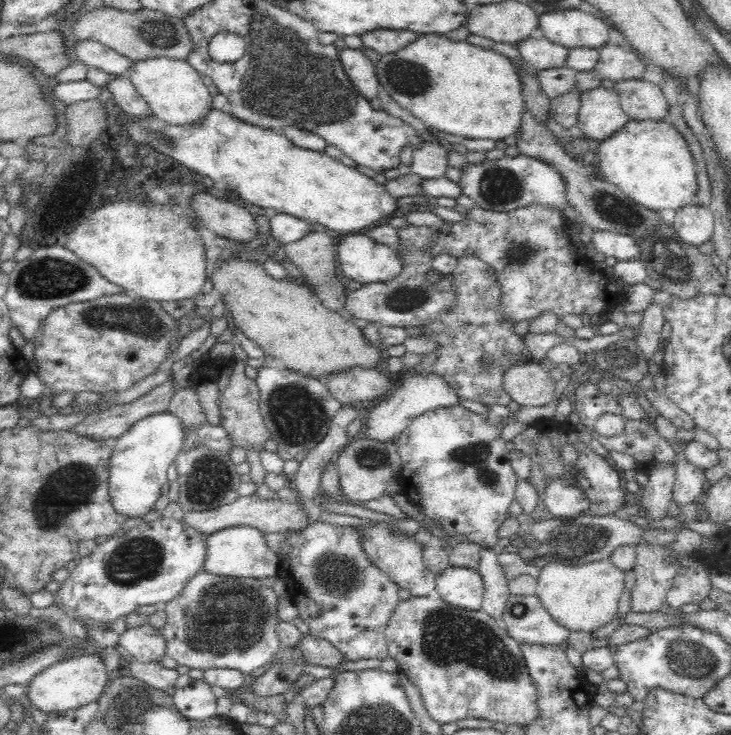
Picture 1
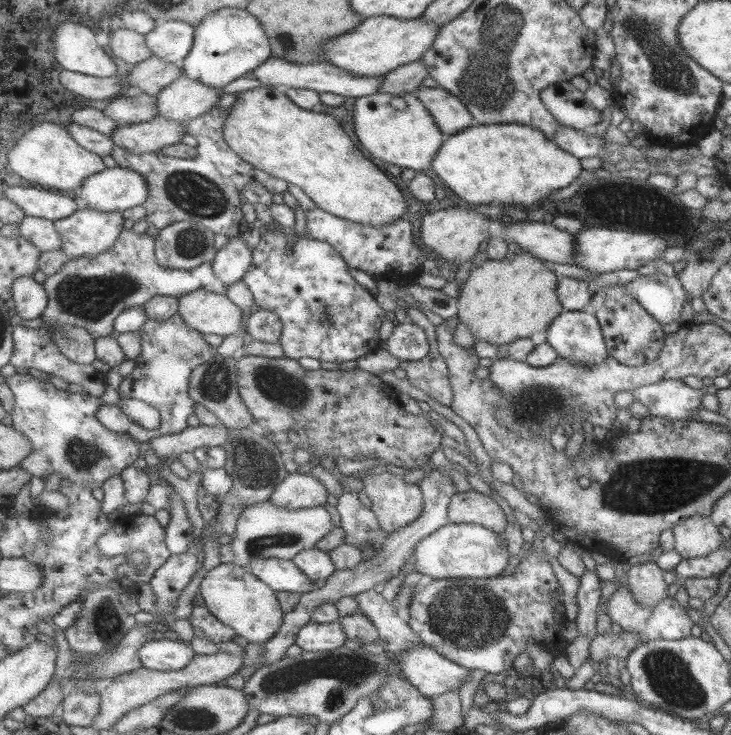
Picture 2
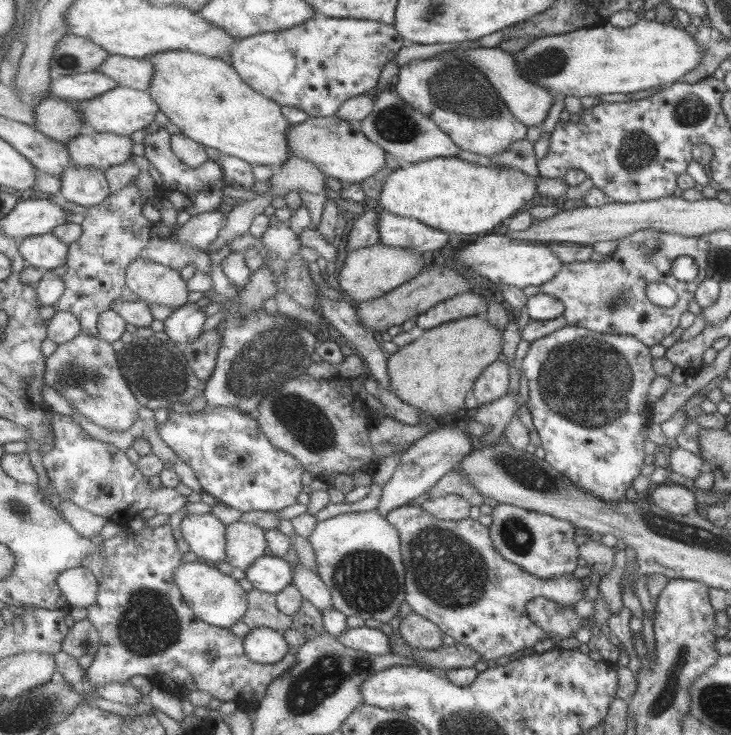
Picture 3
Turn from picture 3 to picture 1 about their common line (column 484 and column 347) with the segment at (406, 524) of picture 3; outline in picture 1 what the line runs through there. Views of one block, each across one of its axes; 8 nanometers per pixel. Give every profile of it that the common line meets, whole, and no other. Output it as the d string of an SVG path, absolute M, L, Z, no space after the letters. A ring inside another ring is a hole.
M314 519L304 528L285 531L279 542L281 572L290 588L292 600L298 607L298 615L309 627L309 634L328 640L344 653L345 660L361 658L388 658L388 645L385 631L392 614L400 602L399 584L392 582L364 549L364 528L362 526L338 526L326 520Z

